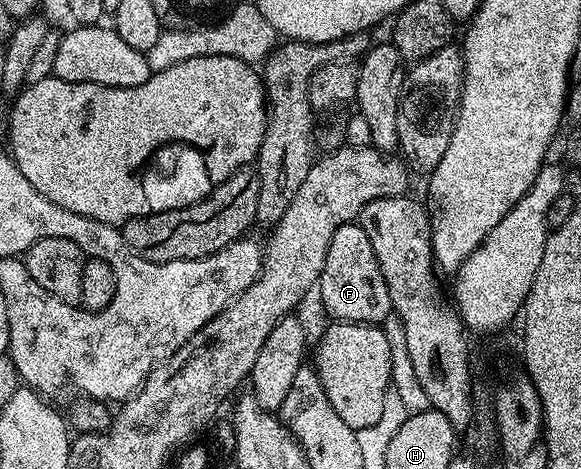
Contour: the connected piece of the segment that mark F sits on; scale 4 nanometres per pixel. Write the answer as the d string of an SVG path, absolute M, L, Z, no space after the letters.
M353 221L346 225L342 225L338 229L338 233L334 233L334 237L330 237L330 249L326 253L326 265L322 269L322 273L318 280L318 292L319 291L321 305L332 314L331 318L336 321L343 321L345 323L374 323L380 325L385 322L383 319L386 318L387 315L391 316L393 314L392 302L390 301L390 289L386 287L386 277L382 275L382 269L376 260L374 245L370 245L370 237L366 237L366 229L362 229L359 222Z

